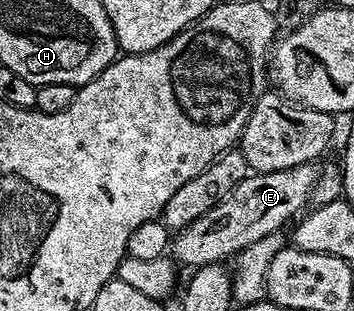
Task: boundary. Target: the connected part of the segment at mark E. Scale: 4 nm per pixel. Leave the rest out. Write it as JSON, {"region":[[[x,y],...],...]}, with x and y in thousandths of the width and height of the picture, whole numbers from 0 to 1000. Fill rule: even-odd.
{"region":[[[876,524],[799,550],[715,556],[692,569],[686,588],[667,595],[644,633],[596,666],[585,691],[562,691],[551,717],[508,740],[486,765],[486,823],[514,855],[523,849],[534,852],[531,859],[636,846],[667,830],[669,817],[686,810],[709,781],[797,740],[805,720],[814,727],[864,669],[862,656],[876,656],[901,566],[895,537],[893,527]]]}

